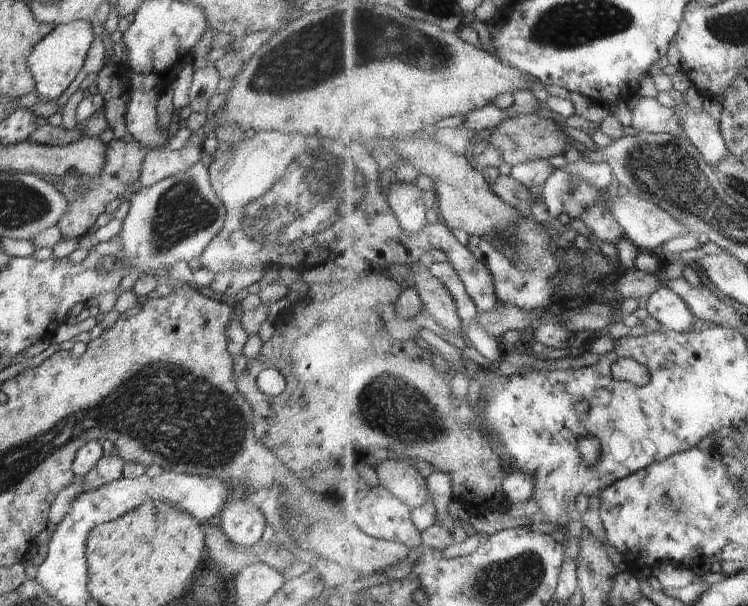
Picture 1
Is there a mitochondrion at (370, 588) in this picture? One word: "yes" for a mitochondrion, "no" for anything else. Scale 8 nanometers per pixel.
no

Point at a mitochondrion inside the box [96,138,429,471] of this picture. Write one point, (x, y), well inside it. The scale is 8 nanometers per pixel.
(282, 219)

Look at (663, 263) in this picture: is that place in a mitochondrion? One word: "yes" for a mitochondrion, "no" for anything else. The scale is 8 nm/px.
no

